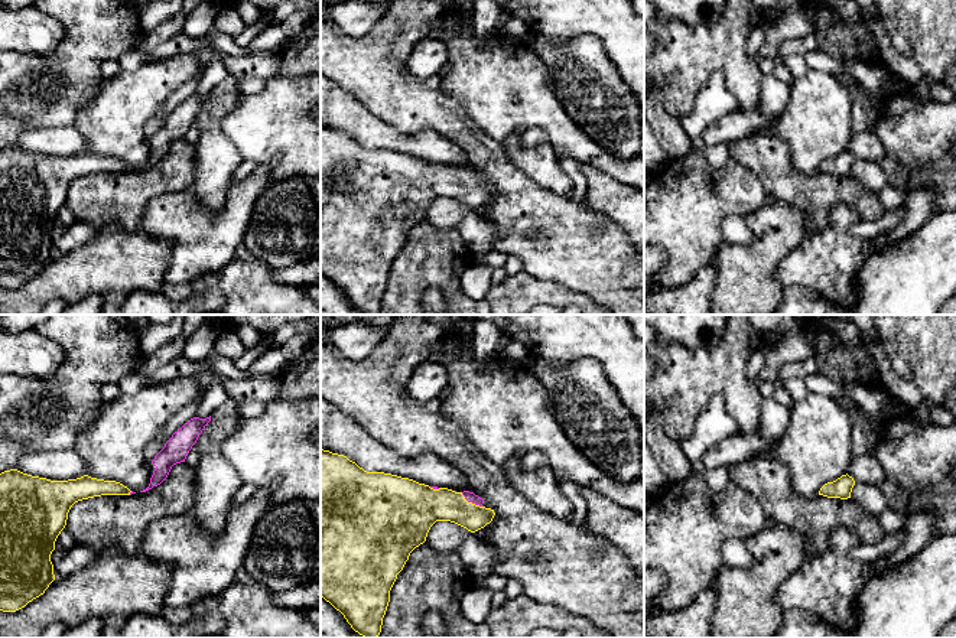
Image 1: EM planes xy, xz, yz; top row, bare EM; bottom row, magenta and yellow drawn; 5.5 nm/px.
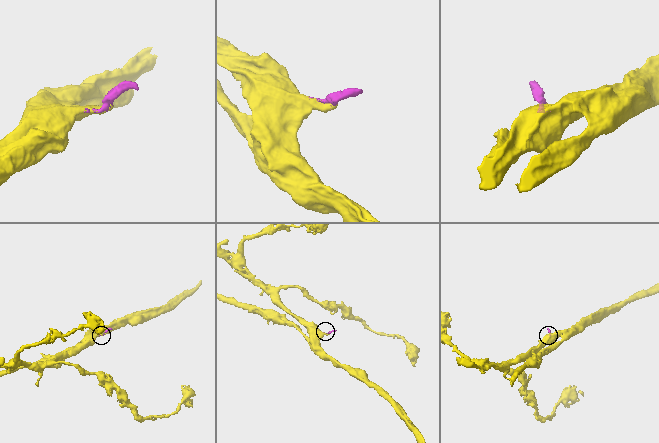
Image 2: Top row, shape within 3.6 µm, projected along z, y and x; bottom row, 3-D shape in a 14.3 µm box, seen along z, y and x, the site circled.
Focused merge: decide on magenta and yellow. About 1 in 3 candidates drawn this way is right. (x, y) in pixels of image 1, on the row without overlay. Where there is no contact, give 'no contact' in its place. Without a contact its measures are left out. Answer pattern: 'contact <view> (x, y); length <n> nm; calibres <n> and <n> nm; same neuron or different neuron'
contact xz (471, 178); length 150 nm; calibres 60 and 200 nm; same neuron

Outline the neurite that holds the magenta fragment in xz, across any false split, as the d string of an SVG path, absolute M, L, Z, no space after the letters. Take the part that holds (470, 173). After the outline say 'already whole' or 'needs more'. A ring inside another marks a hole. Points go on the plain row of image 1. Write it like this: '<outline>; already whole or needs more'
M321 126L321 273L344 292L355 309L364 315L377 315L397 251L410 230L426 218L430 204L436 198L451 198L475 209L495 192L494 186L482 180L484 176L474 169L456 169L391 150L367 149L347 133Z; needs more

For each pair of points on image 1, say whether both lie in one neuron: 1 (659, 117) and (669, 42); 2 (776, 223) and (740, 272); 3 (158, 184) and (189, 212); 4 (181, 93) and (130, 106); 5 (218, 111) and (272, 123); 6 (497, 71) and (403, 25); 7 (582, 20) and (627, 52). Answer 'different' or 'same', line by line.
1: different
2: same
3: different
4: different
5: different
6: different
7: same

